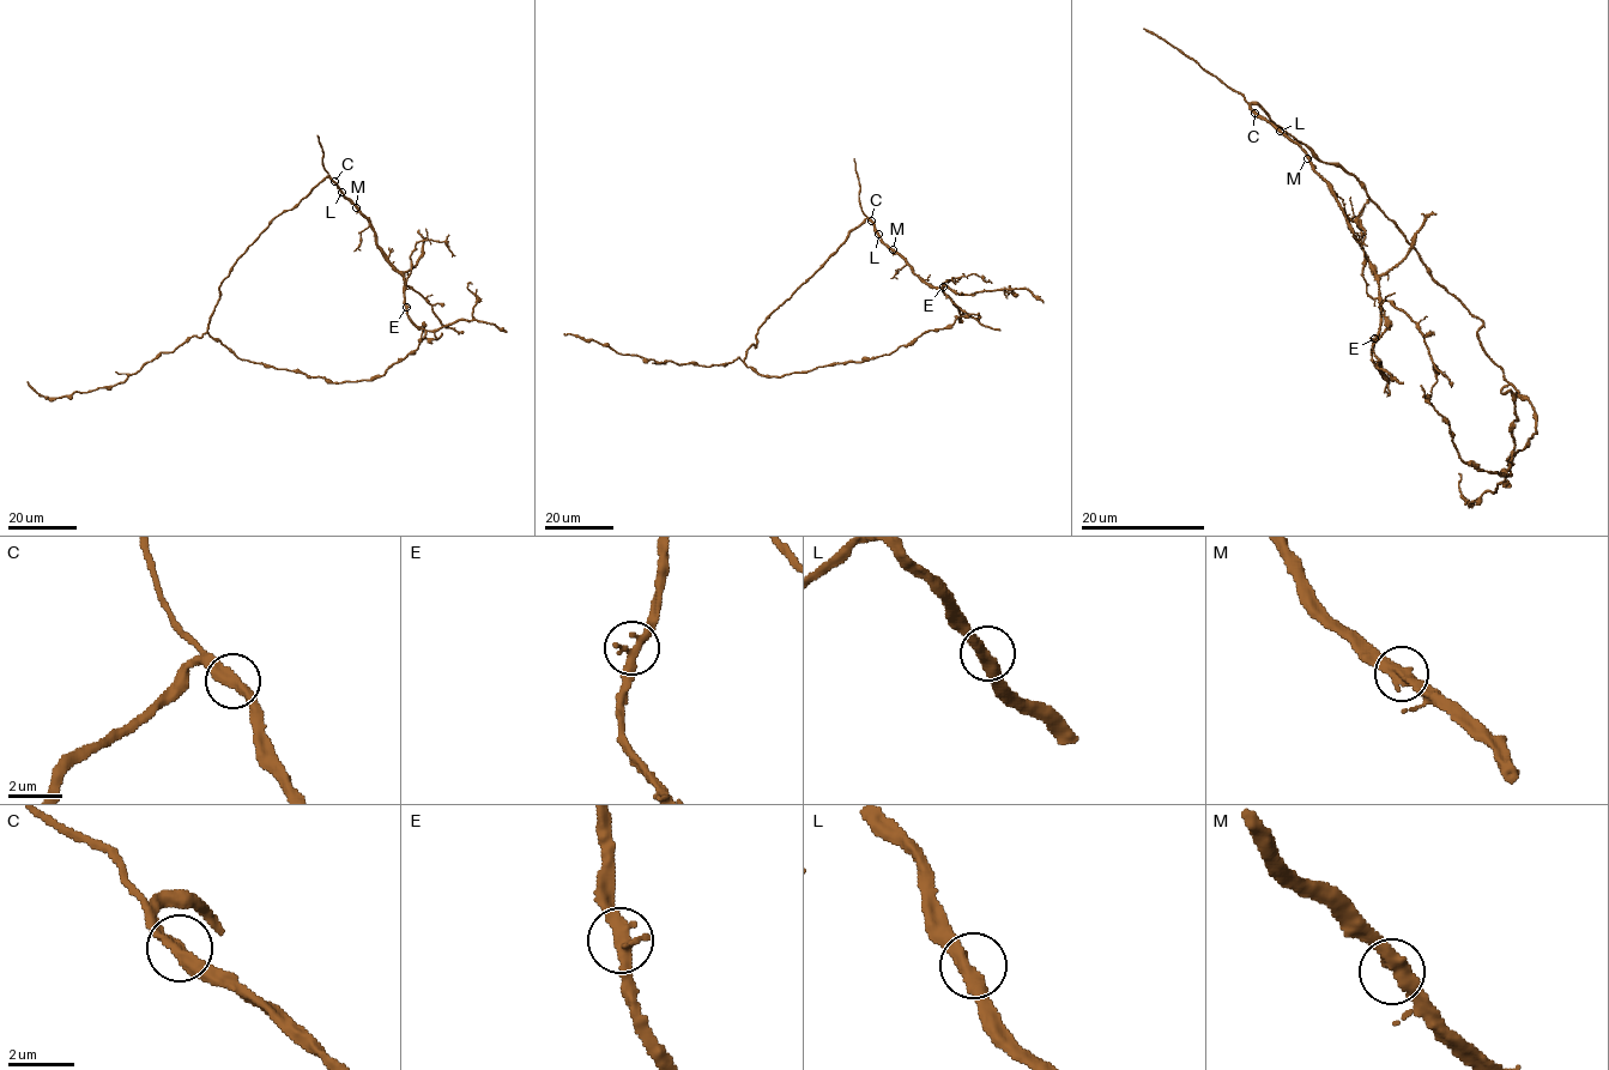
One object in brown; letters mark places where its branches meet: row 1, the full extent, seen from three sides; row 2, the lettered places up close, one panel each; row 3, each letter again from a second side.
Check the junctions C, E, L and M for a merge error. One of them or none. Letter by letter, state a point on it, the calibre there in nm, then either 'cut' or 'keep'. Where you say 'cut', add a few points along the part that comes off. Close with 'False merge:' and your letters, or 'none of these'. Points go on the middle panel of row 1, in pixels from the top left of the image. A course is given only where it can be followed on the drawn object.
C: at (871, 221); 360 nm thick; keep
E: at (943, 286); 360 nm thick; keep
L: at (878, 234); 360 nm thick; keep
M: at (893, 249); 360 nm thick; keep
False merge: none of these

